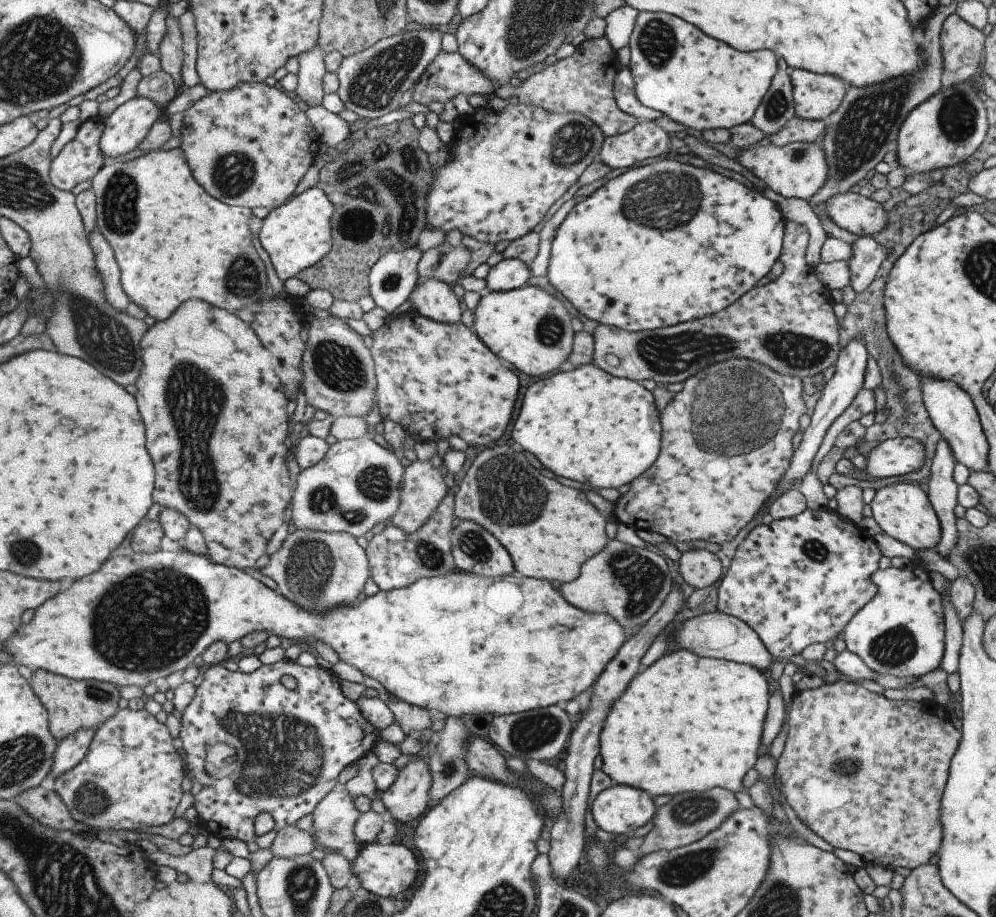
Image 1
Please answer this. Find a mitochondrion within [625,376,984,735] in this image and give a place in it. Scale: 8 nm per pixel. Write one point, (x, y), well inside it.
(895, 647)

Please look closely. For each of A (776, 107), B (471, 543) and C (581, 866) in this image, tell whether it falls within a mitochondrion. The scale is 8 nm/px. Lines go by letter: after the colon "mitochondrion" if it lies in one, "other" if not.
A: mitochondrion
B: mitochondrion
C: other

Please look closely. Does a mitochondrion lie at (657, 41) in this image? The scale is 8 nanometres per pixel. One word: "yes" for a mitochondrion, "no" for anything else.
yes

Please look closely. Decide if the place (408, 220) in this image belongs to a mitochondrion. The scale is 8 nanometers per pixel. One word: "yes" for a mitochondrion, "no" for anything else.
no

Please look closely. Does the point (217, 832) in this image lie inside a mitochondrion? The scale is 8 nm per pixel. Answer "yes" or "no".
no

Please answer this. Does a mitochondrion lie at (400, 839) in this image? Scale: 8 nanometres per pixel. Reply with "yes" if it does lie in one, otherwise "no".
no

